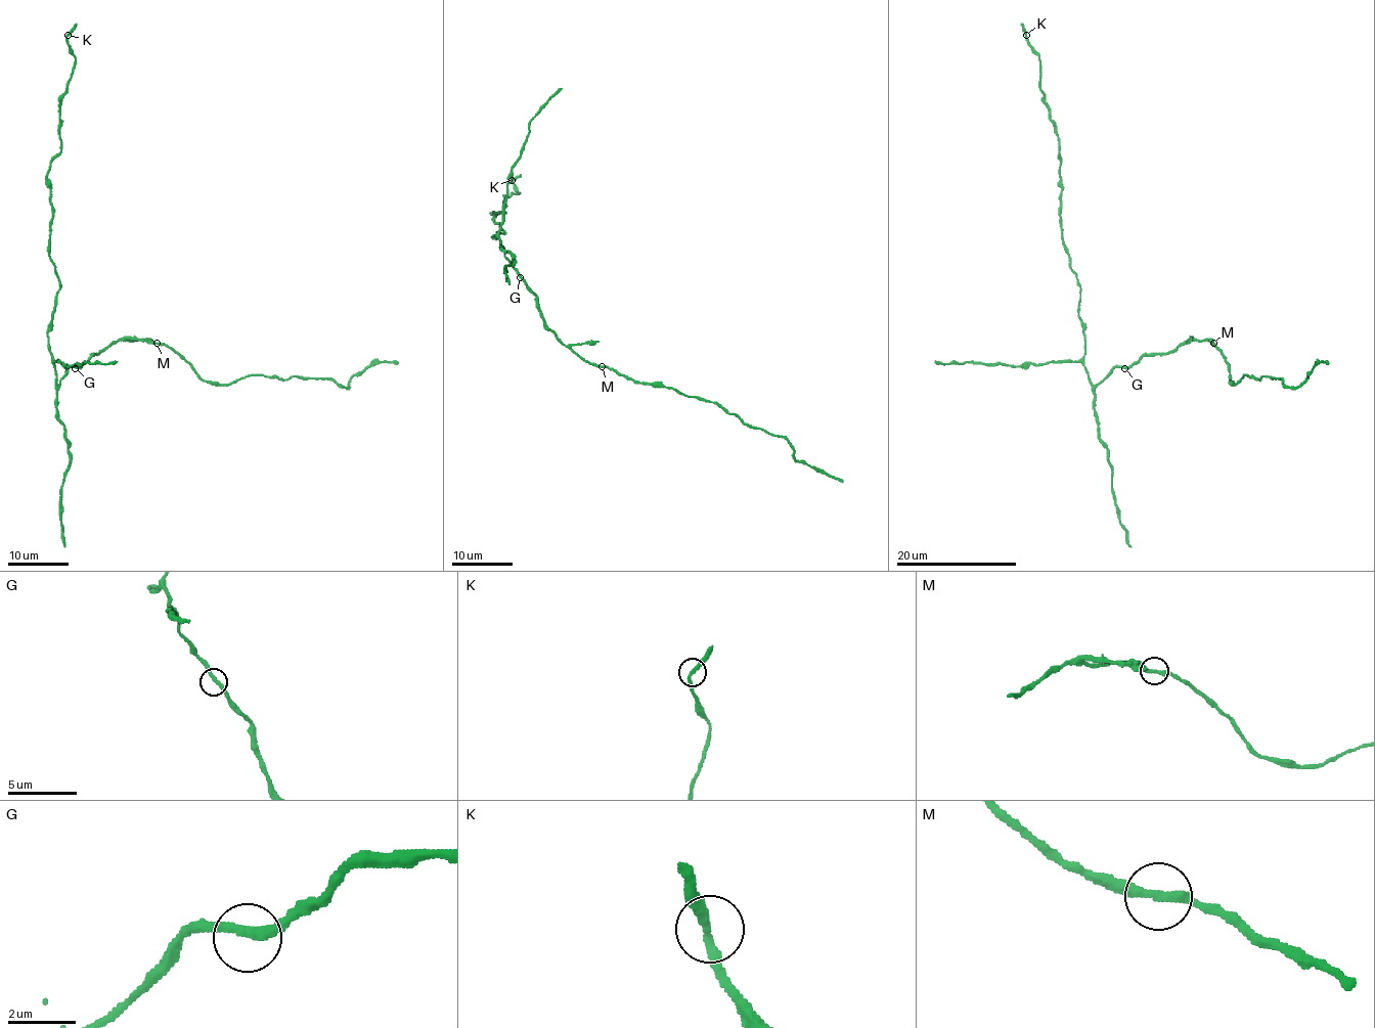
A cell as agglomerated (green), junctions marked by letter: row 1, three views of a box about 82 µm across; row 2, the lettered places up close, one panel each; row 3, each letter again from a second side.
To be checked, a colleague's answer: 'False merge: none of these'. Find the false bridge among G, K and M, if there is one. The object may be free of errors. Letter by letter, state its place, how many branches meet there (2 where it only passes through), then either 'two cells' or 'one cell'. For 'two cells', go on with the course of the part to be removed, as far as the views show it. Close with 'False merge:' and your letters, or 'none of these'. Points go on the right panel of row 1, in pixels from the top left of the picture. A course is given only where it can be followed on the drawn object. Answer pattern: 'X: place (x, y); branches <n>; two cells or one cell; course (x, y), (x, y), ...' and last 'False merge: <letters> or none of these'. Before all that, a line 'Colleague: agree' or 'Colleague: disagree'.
Colleague: agree
G: place (1124, 368); branches 2; one cell
K: place (1026, 35); branches 2; one cell
M: place (1213, 343); branches 2; one cell
False merge: none of these

